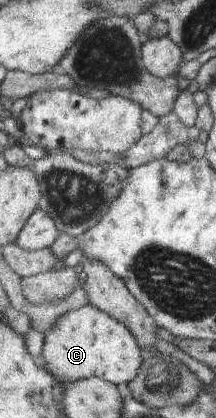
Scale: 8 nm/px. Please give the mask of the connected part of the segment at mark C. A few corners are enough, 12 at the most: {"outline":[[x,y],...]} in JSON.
{"outline":[[92,303],[46,331],[40,359],[63,385],[131,383],[136,335]]}

